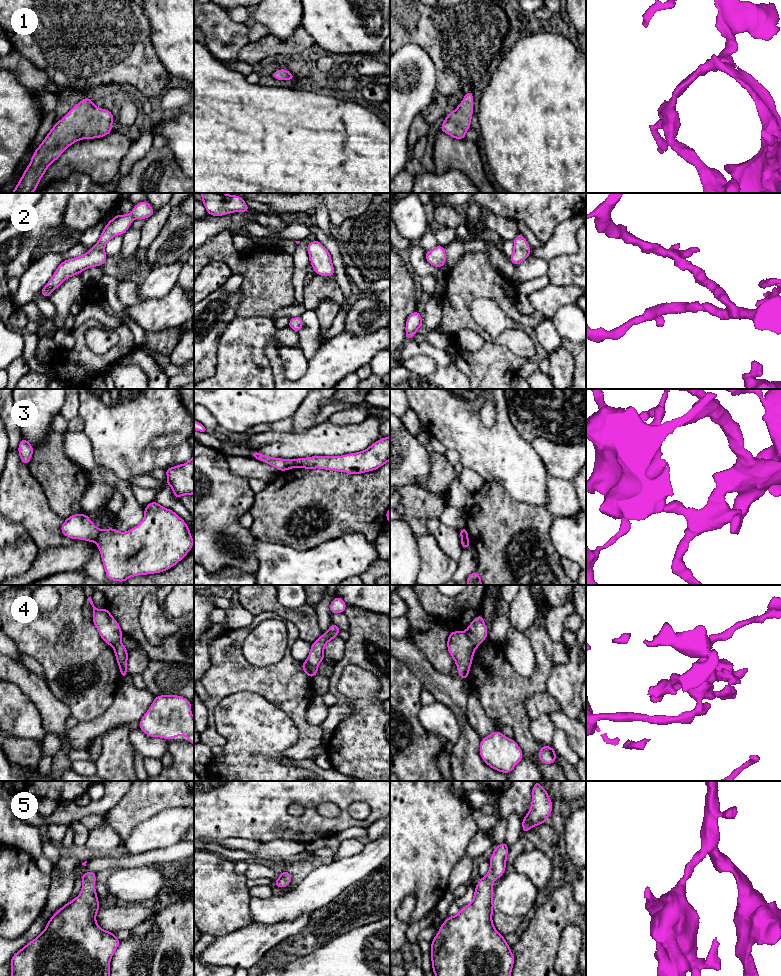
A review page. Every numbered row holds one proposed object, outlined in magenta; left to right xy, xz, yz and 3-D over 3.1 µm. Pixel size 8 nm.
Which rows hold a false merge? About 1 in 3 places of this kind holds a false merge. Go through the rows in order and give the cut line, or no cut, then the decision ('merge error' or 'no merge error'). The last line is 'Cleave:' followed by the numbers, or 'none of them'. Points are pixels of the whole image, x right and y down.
1: no cut | no merge error
2: no cut | no merge error
3: xy (101, 530), (95, 542) | merge error
4: yz (465, 632), (469, 640), (476, 647) | merge error
5: no cut | no merge error
Cleave: 3, 4

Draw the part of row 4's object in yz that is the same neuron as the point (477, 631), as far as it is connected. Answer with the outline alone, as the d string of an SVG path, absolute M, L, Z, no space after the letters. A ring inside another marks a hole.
M479 614L467 627L466 633L477 648L488 636L488 629L485 625L482 614Z

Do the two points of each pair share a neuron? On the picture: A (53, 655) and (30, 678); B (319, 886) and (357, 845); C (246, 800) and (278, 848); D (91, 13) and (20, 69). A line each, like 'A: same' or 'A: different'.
A: different
B: different
C: different
D: different

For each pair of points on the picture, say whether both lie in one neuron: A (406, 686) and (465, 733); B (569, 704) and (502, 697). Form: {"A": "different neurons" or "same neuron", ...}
{"A": "different neurons", "B": "different neurons"}

